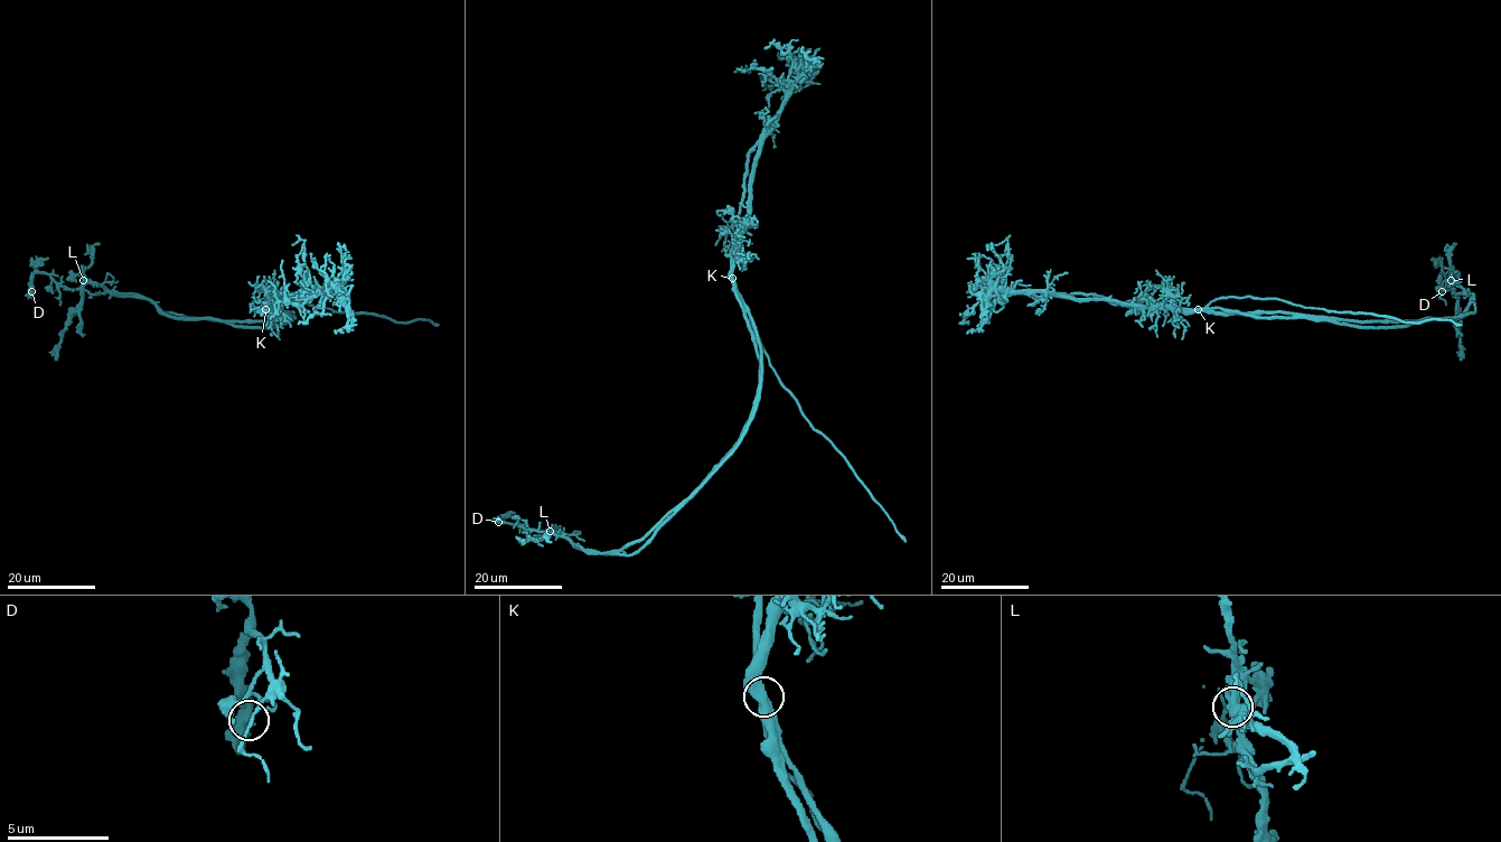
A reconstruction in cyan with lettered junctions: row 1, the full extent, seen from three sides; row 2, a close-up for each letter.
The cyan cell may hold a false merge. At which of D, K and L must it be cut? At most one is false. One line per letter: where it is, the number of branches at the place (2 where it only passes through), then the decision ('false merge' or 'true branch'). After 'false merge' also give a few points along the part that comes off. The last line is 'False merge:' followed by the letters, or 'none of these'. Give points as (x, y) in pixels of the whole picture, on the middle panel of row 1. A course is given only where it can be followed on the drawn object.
D: (498, 522) | 2 | true branch
K: (732, 278) | 2 | false merge | (732, 278), (760, 347), (761, 386), (740, 442), (718, 469), (628, 555), (577, 549), (552, 533), (499, 520)
L: (550, 531) | 2 | true branch
False merge: K

